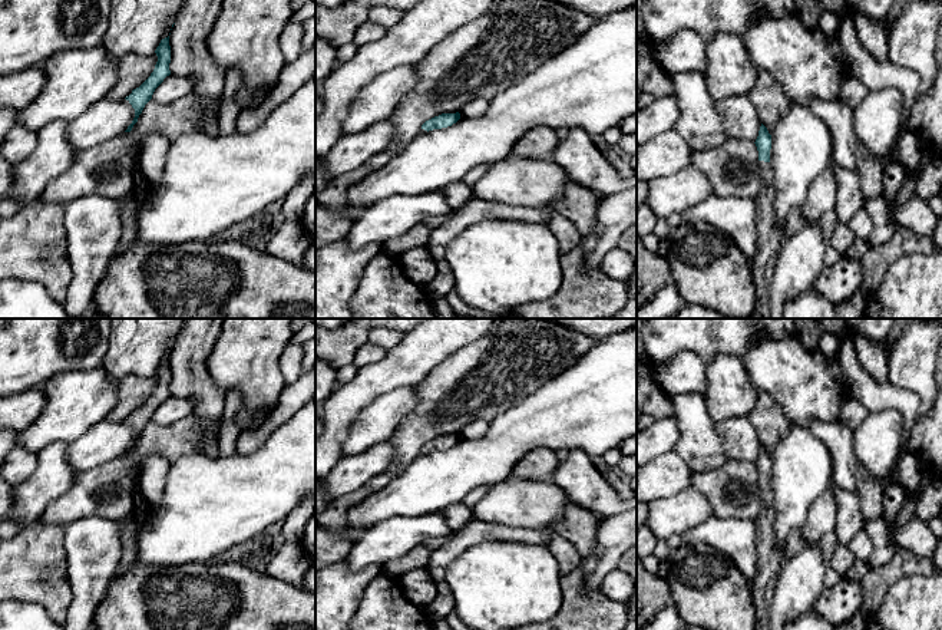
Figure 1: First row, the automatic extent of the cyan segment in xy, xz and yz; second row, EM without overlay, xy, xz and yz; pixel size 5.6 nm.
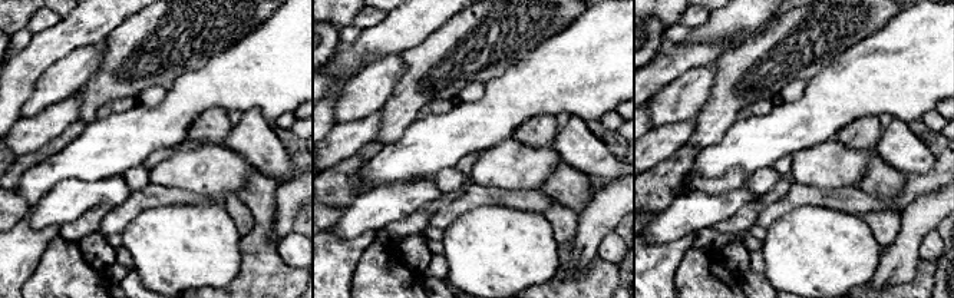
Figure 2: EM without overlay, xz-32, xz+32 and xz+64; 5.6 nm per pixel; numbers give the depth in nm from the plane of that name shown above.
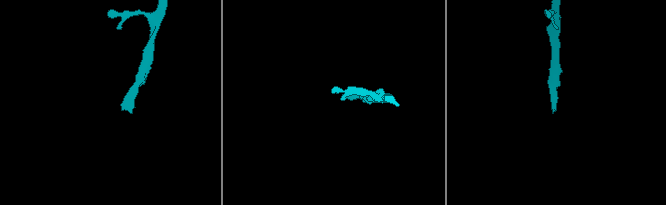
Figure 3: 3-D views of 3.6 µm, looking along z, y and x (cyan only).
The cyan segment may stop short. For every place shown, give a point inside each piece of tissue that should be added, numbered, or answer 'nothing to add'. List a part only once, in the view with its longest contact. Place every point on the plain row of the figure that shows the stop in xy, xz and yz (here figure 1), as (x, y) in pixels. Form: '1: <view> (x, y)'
1: yz (769, 558)

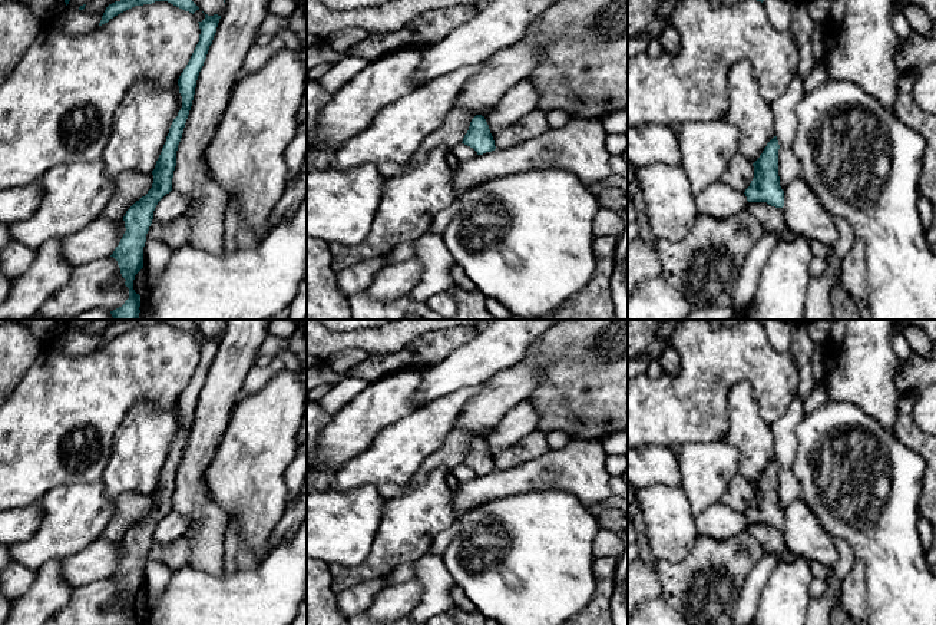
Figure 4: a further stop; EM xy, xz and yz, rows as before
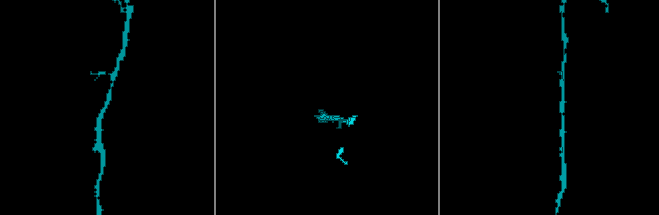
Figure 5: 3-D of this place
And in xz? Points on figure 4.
nothing to add

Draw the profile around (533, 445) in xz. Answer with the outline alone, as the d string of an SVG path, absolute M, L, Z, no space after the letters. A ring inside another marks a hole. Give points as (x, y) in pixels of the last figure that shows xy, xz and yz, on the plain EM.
M535 430L526 437L520 439L512 447L502 449L493 457L496 470L505 470L519 466L536 456L540 456L549 450L546 434Z

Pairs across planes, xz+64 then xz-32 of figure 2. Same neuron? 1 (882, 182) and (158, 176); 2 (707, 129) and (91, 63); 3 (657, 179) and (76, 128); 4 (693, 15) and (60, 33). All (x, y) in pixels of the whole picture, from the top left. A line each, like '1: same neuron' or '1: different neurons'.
1: different neurons
2: different neurons
3: same neuron
4: different neurons

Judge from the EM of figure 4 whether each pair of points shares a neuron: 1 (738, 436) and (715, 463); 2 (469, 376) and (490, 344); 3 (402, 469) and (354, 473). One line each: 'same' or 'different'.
1: different
2: same
3: same

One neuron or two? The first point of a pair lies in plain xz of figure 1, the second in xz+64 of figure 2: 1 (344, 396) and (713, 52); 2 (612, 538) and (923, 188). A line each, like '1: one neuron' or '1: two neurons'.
1: two neurons
2: two neurons

